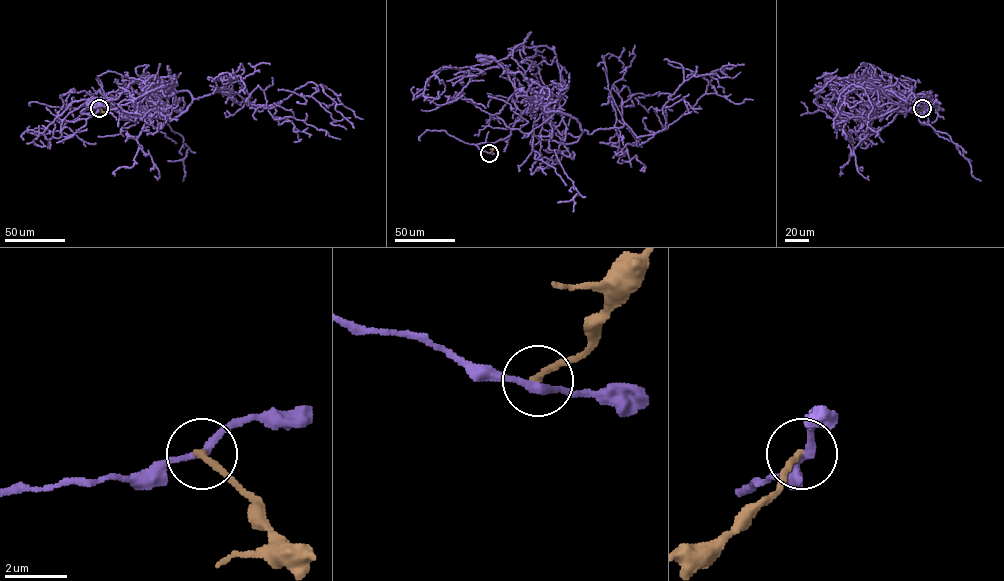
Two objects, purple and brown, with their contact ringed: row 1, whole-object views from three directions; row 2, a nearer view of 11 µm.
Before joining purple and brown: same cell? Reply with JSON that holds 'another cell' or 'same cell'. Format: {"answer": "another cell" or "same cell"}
{"answer": "another cell"}

